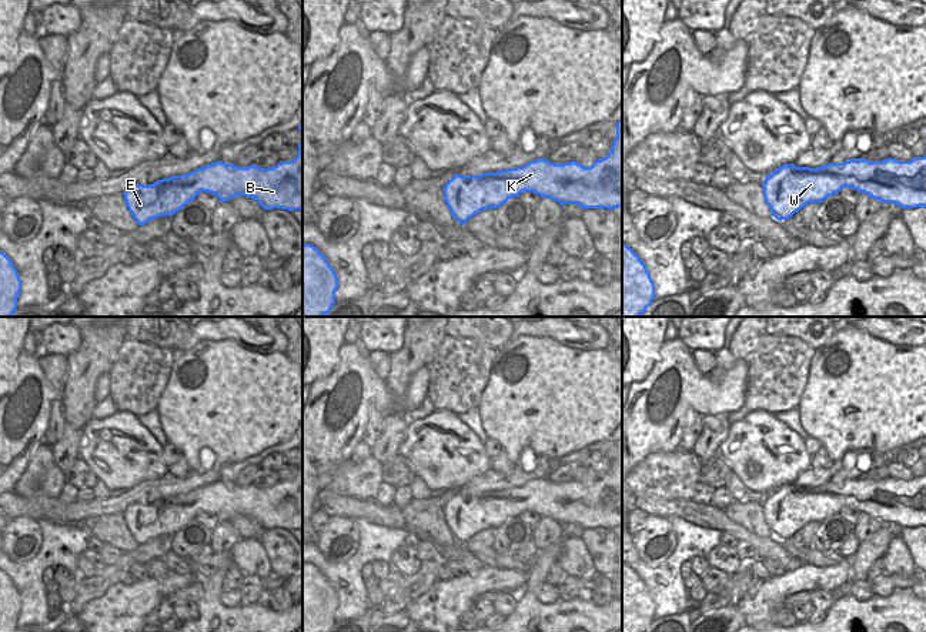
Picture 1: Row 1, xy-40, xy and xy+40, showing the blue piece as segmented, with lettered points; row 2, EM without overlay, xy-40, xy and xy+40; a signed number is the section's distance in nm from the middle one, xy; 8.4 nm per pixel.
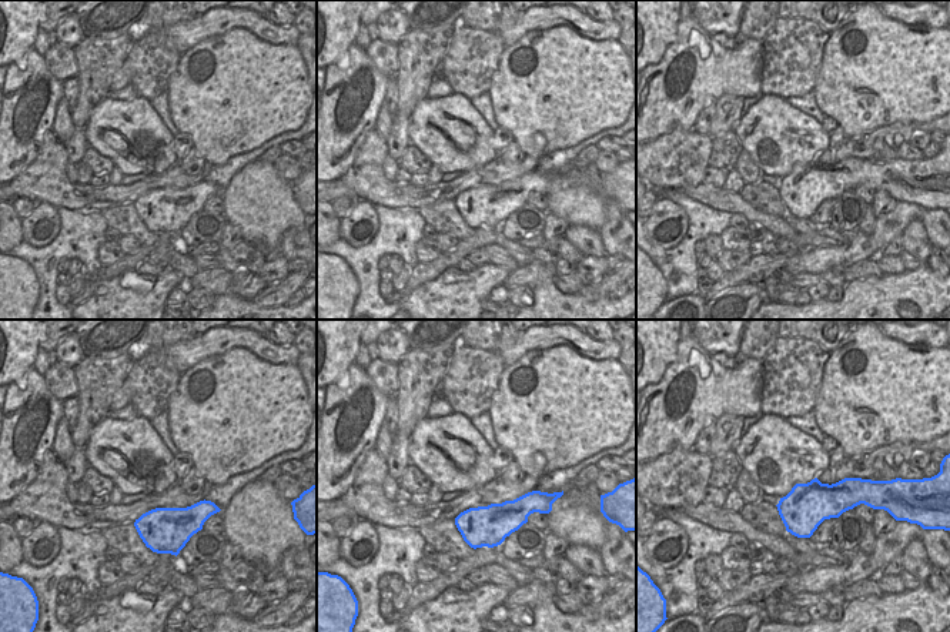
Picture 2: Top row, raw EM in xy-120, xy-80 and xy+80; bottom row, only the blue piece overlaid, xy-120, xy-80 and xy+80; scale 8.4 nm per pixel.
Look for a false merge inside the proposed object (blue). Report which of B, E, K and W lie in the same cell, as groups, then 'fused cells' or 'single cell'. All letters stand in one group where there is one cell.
groups B E K W; single cell

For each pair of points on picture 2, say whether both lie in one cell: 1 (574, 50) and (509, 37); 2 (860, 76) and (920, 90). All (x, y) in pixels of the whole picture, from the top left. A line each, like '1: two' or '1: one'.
1: two
2: one

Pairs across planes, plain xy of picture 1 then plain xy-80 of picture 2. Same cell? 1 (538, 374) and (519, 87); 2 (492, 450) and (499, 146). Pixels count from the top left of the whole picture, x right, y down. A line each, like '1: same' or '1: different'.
1: same
2: same

